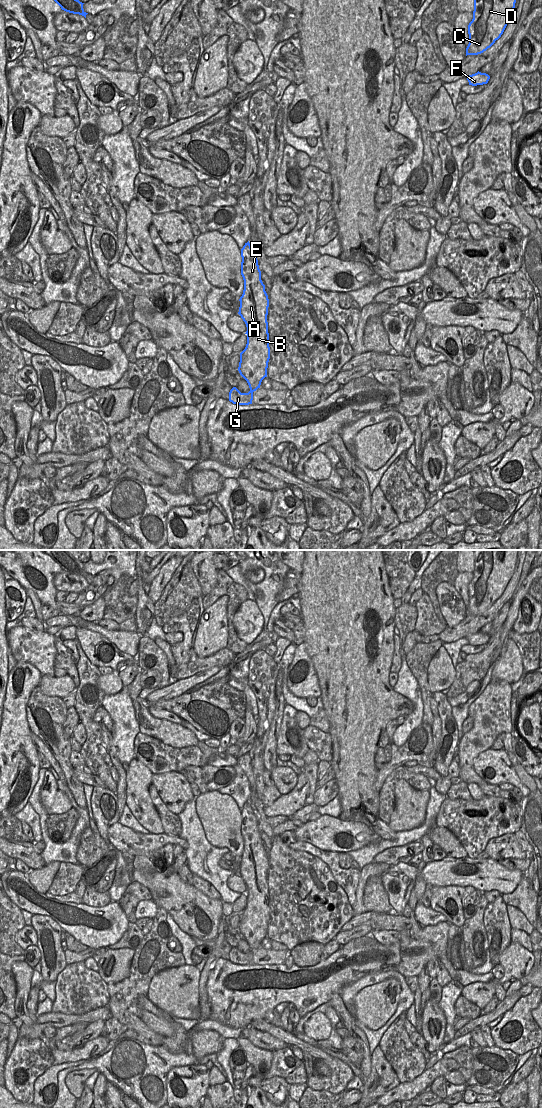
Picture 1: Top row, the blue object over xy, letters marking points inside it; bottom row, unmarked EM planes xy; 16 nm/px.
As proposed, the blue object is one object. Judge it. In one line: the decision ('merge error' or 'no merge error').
no merge error

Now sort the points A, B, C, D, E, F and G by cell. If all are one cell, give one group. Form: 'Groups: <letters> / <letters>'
Groups: A B C D E F G.

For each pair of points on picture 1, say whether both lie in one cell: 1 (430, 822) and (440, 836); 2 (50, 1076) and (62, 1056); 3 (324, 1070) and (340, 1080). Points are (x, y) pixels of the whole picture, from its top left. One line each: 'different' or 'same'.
1: different
2: different
3: different

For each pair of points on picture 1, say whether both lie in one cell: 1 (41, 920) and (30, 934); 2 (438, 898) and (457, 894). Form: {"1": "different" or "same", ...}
{"1": "different", "2": "same"}

